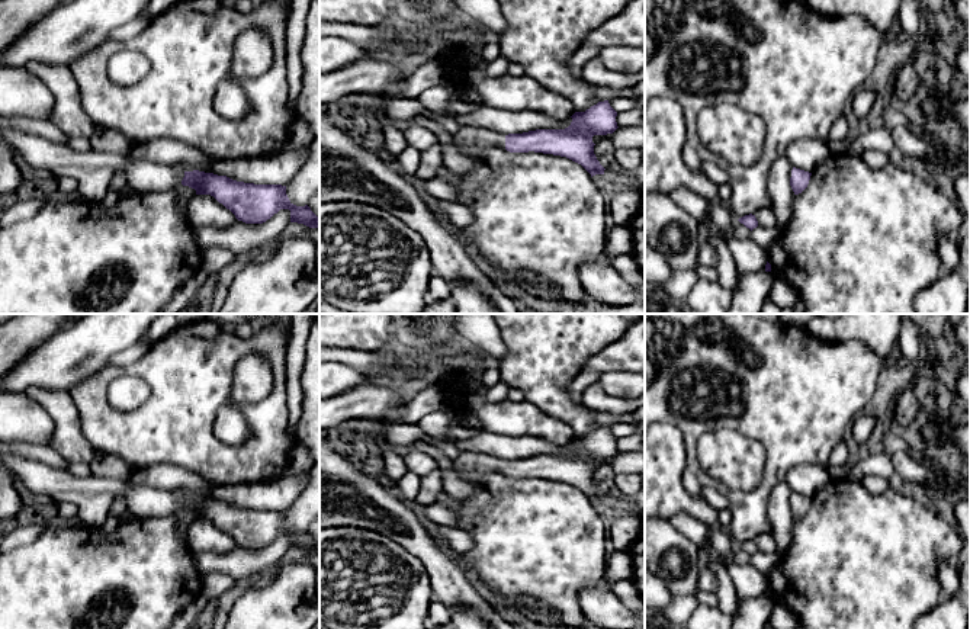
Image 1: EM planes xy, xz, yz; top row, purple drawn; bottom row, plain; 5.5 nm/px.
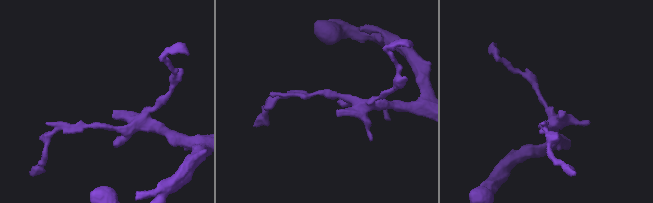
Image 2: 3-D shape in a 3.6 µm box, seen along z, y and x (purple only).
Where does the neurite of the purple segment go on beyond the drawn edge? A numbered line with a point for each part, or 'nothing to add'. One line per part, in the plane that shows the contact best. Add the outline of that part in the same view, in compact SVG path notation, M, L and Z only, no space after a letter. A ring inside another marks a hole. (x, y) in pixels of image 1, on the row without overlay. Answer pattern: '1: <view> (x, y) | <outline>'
1: xz (466, 464) | M460 452L457 458L453 460L449 471L456 474L463 481L468 481L470 475L505 475L505 460L485 453Z

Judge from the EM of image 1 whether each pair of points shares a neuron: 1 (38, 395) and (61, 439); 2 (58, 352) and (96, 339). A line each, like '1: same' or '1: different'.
1: same
2: same

